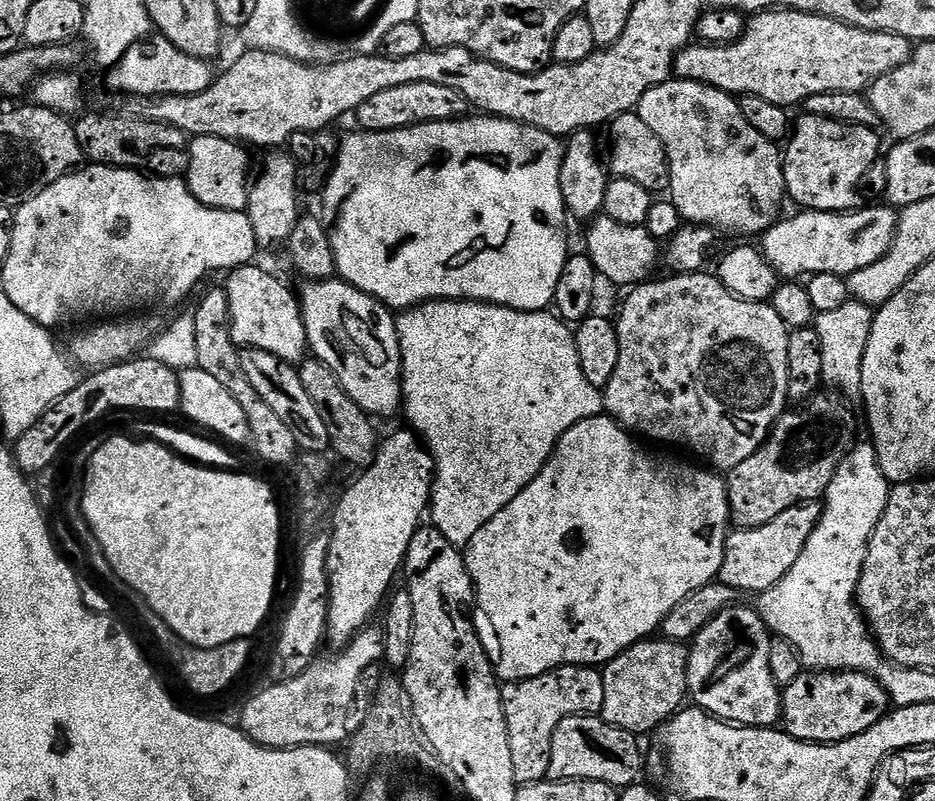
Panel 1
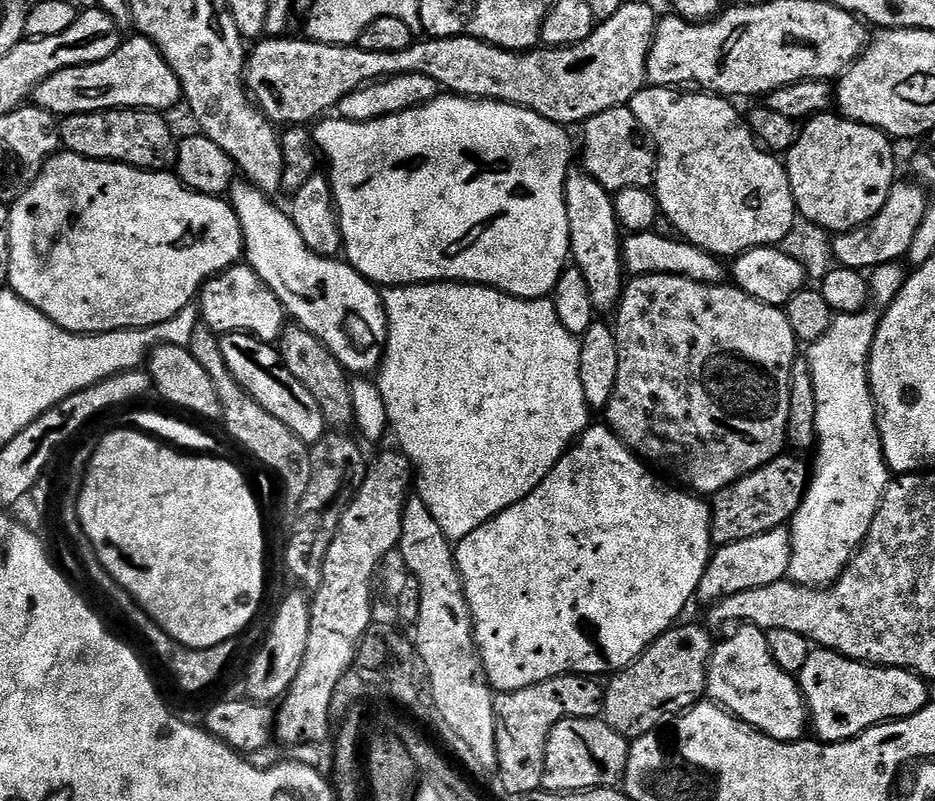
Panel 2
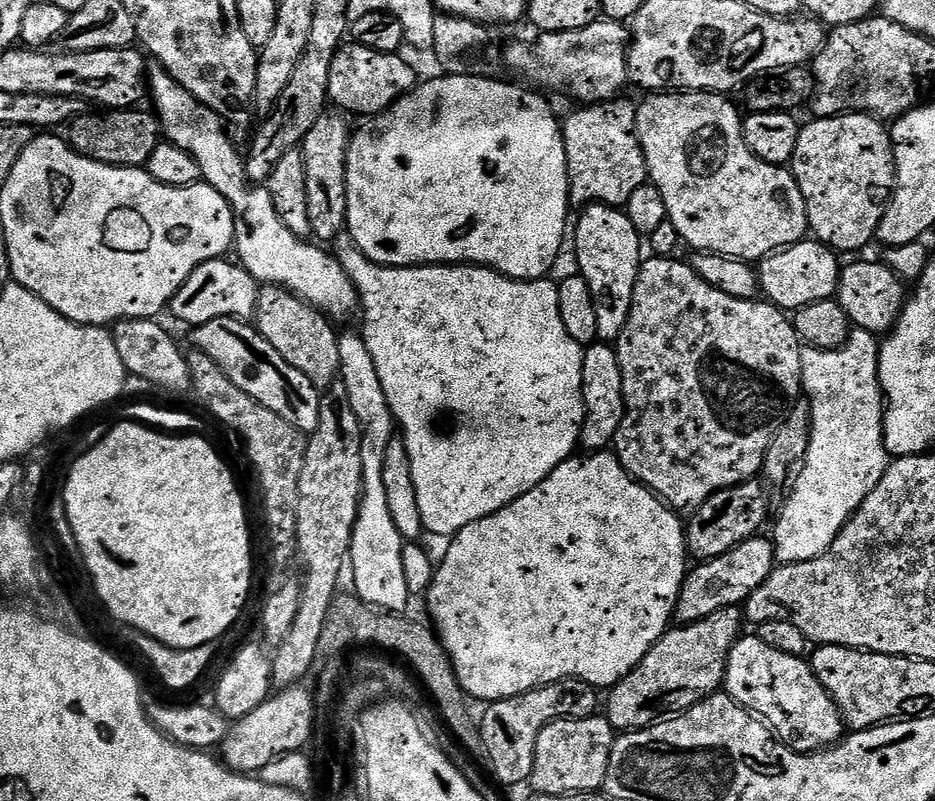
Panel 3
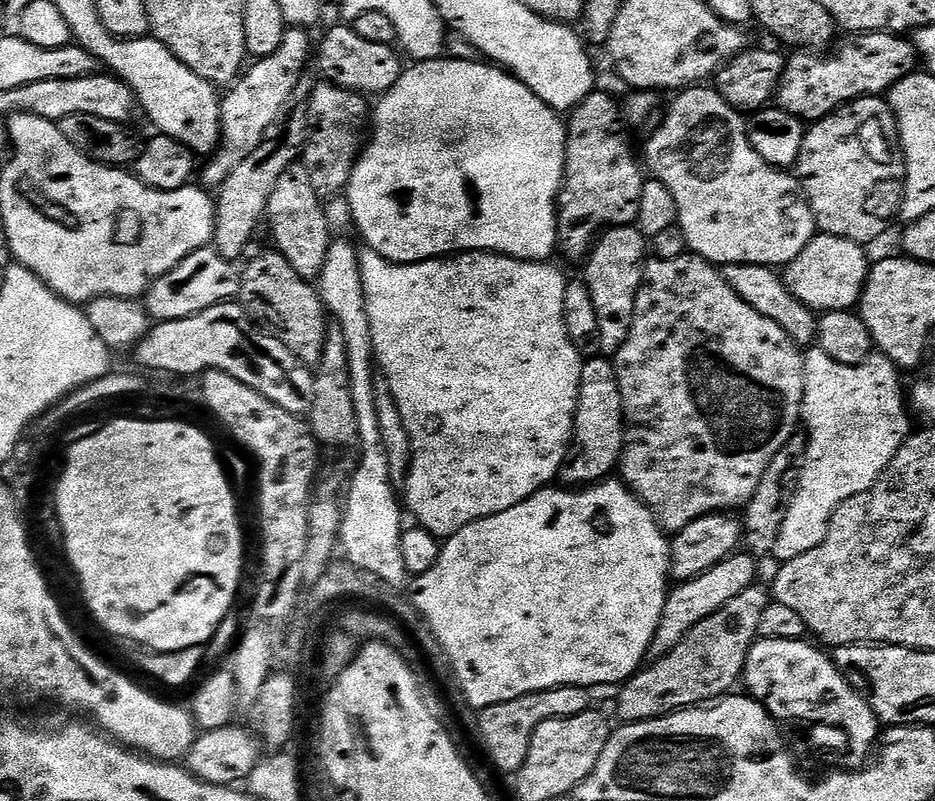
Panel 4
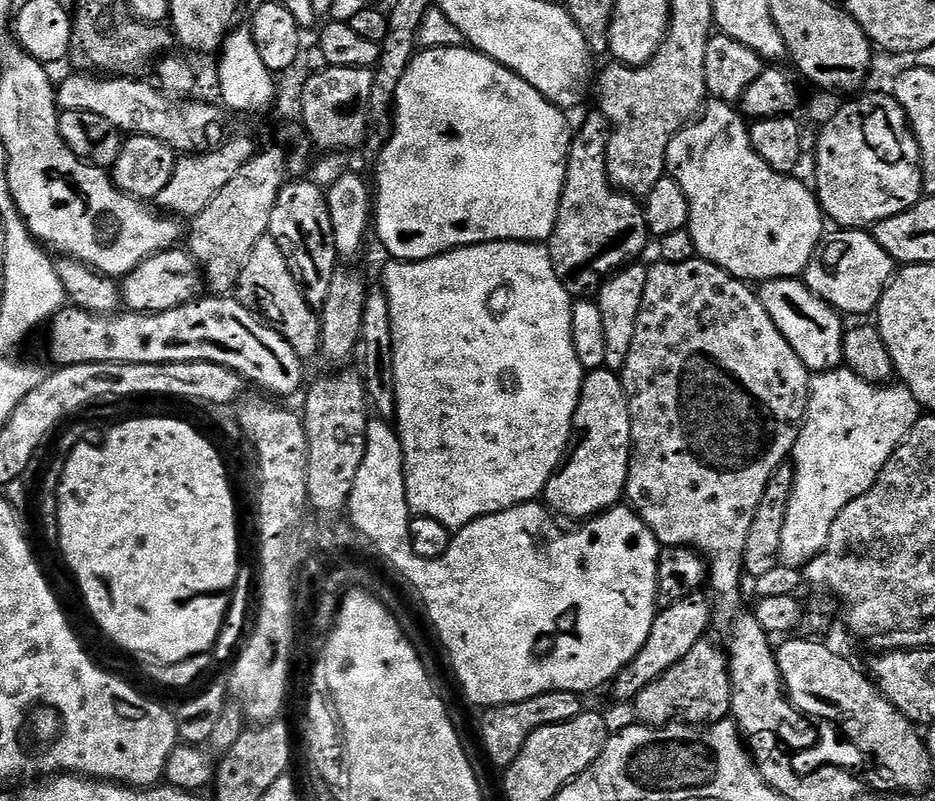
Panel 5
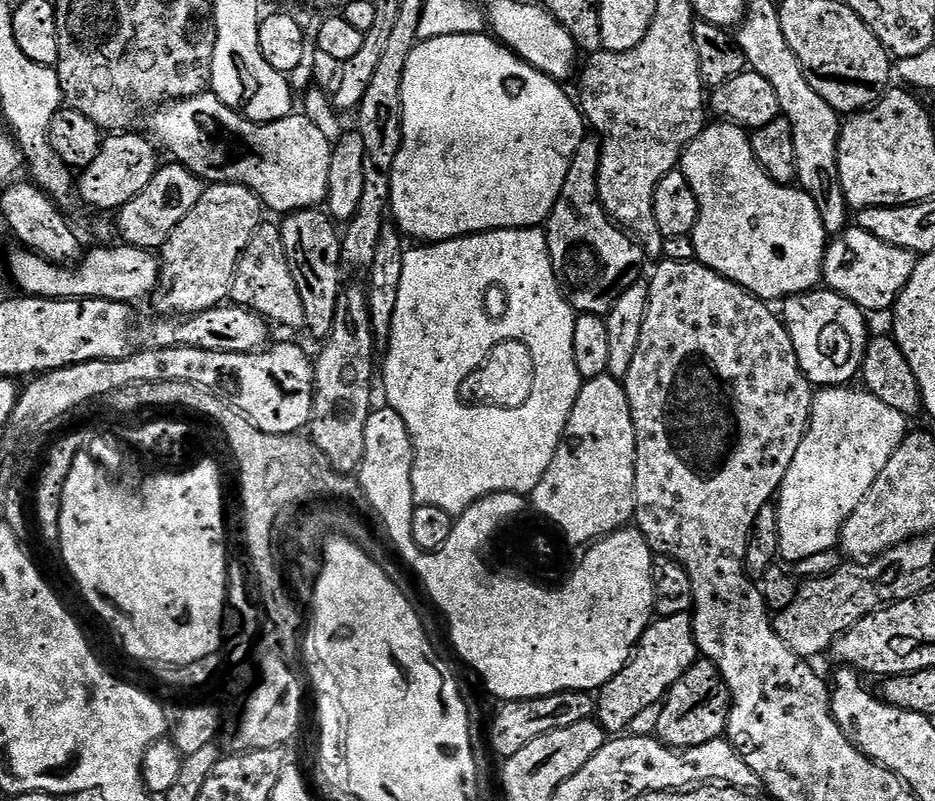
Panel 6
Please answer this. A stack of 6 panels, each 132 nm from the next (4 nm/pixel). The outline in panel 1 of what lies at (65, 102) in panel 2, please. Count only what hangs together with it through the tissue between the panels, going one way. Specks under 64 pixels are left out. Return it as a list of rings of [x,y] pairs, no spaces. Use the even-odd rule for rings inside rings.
[[[157,35],[156,40],[145,38],[134,44],[114,65],[107,69],[108,84],[116,92],[125,92],[131,98],[159,98],[161,96],[193,96],[202,94],[212,85],[214,71],[212,64],[199,60],[174,46],[165,36]]]

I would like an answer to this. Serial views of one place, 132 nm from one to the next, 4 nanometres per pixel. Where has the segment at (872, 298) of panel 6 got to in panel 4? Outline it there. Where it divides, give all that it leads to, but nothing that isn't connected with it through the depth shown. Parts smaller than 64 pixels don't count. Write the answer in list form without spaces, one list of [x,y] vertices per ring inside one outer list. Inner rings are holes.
[[[817,234],[812,241],[783,269],[784,285],[807,308],[817,314],[825,312],[846,312],[855,309],[868,283],[870,259],[861,245],[853,240]]]

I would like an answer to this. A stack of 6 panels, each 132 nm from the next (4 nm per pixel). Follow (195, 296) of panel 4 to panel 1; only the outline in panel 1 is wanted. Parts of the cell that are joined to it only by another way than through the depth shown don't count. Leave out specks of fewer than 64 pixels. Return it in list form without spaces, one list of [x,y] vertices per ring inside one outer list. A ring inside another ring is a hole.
[[[253,262],[231,269],[226,276],[228,281],[222,284],[230,304],[230,328],[234,342],[240,348],[266,350],[266,354],[274,354],[287,364],[299,365],[309,347],[297,293],[292,293],[278,277],[271,276],[258,265]]]

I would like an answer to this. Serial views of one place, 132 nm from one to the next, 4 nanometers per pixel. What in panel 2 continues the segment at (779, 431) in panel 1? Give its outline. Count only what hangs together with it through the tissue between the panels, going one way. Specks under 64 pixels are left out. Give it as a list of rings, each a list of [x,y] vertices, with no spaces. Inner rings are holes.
[[[781,454],[776,459],[754,470],[749,476],[735,480],[711,497],[712,543],[716,546],[733,544],[775,528],[785,527],[804,500],[810,479],[809,465],[799,464],[791,455]]]

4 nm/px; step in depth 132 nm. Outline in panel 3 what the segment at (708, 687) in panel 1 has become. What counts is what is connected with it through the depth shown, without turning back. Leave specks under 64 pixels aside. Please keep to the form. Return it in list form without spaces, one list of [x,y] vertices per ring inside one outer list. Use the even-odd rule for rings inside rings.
[[[741,635],[728,655],[723,691],[736,704],[759,716],[775,737],[796,752],[819,752],[840,743],[846,725],[832,696],[814,674],[811,663],[803,656],[782,654],[766,646],[759,635]]]

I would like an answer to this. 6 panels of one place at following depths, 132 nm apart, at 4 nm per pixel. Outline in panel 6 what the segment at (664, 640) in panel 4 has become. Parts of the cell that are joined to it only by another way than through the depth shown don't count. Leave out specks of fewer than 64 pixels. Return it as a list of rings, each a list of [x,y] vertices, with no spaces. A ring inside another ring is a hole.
[[[674,614],[674,618],[656,618],[640,637],[639,647],[627,666],[595,697],[595,719],[608,734],[624,734],[647,708],[655,709],[667,696],[668,691],[682,678],[686,669],[698,659],[696,639],[692,633],[692,618],[689,614]]]

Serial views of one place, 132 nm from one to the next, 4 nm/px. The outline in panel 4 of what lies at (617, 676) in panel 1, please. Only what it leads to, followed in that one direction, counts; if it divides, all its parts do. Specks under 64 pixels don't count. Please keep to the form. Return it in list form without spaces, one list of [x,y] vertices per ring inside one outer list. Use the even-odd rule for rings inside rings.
[[[753,586],[742,590],[738,598],[730,598],[722,610],[710,614],[692,632],[685,636],[684,641],[671,648],[669,652],[663,653],[652,665],[641,667],[631,680],[627,681],[619,689],[620,701],[616,708],[620,711],[621,721],[637,724],[643,720],[657,720],[663,716],[669,716],[671,712],[680,712],[684,708],[695,708],[697,706],[707,705],[709,702],[715,702],[731,693],[735,684],[741,683],[748,651],[756,643],[760,636],[760,623],[762,614],[766,614],[770,603],[770,592],[767,587]]]

